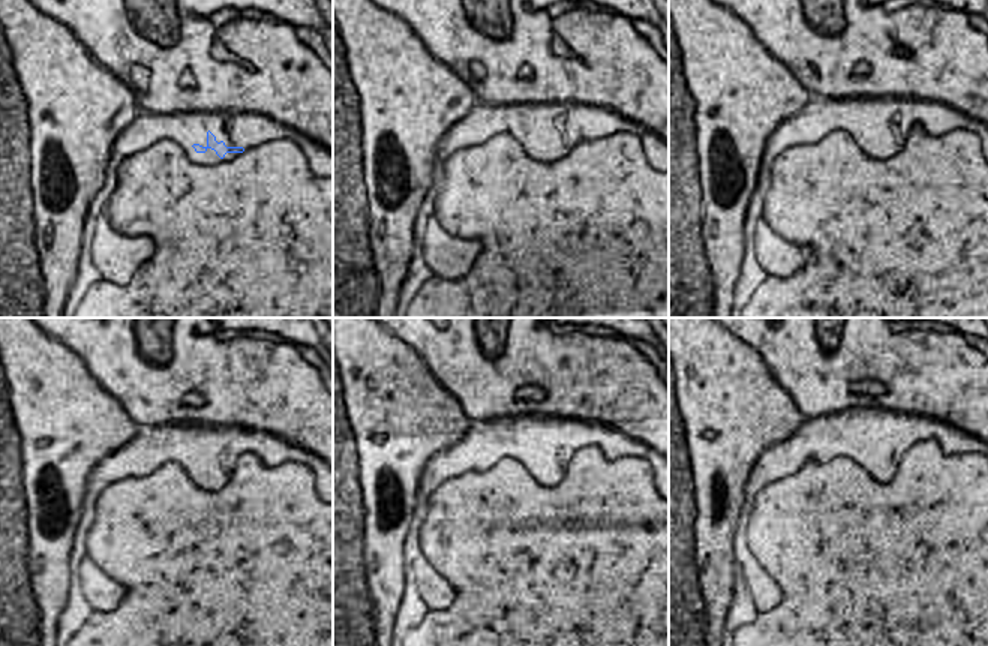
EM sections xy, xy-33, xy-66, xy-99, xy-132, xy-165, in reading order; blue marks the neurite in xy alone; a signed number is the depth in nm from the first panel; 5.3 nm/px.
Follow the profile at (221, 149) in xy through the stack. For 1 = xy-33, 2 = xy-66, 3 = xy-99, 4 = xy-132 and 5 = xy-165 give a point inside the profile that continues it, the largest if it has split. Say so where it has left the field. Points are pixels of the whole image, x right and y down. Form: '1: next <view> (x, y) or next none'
1: next xy-33 (556, 152)
2: next xy-66 (882, 138)
3: next xy-99 (212, 481)
4: next xy-132 (546, 474)
5: next xy-165 (882, 474)

